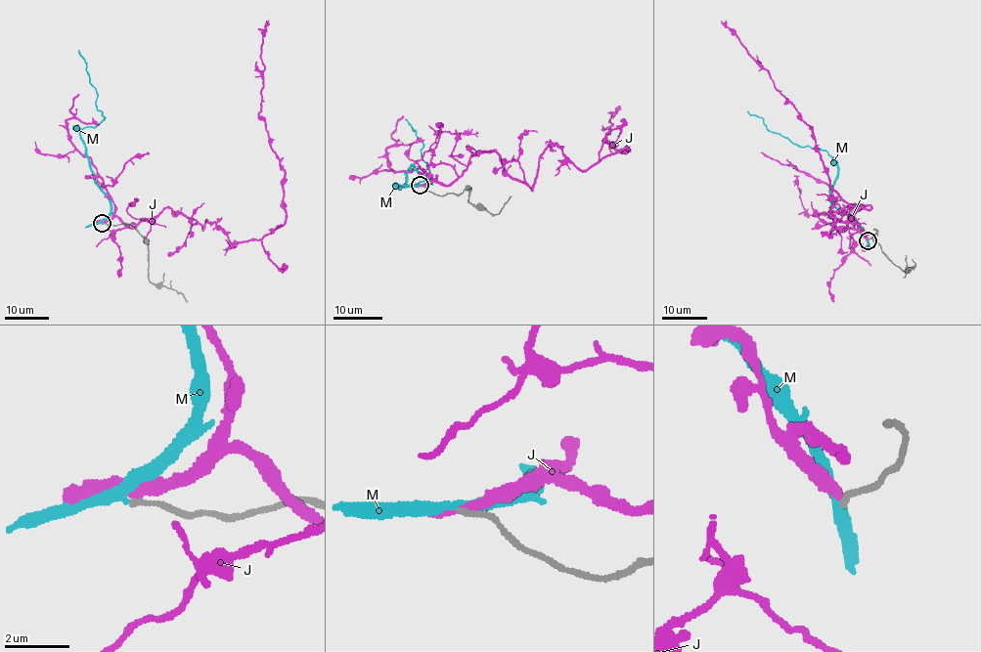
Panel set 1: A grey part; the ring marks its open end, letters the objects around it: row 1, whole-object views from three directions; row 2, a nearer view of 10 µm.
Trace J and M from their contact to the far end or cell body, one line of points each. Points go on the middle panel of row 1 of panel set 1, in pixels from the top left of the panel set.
J: (421, 186), (452, 183), (493, 151), (531, 190), (553, 144), (587, 170), (629, 152), (603, 141), (620, 107)
M: (420, 185), (430, 179), (412, 165), (401, 189), (419, 184), (429, 169), (422, 157), (423, 143), (405, 118)

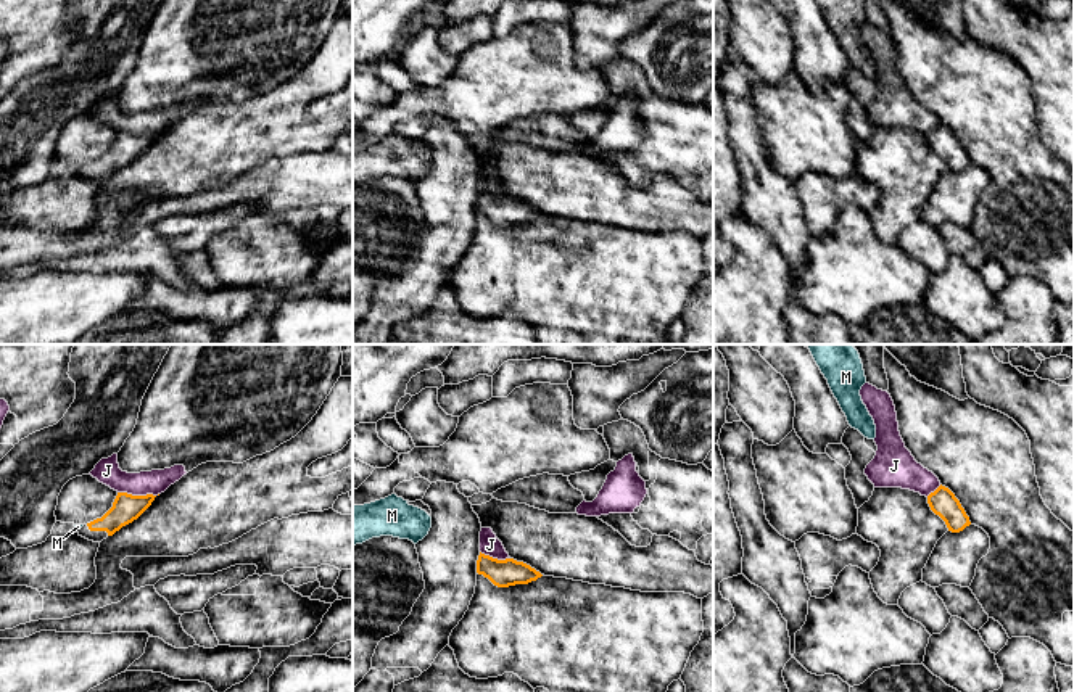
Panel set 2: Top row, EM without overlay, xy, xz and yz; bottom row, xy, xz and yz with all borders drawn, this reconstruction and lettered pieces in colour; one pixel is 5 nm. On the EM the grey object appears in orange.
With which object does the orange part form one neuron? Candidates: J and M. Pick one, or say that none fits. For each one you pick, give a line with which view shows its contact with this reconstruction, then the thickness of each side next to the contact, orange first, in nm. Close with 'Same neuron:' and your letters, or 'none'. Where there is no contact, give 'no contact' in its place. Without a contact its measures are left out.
M: no contact
Same neuron: M

